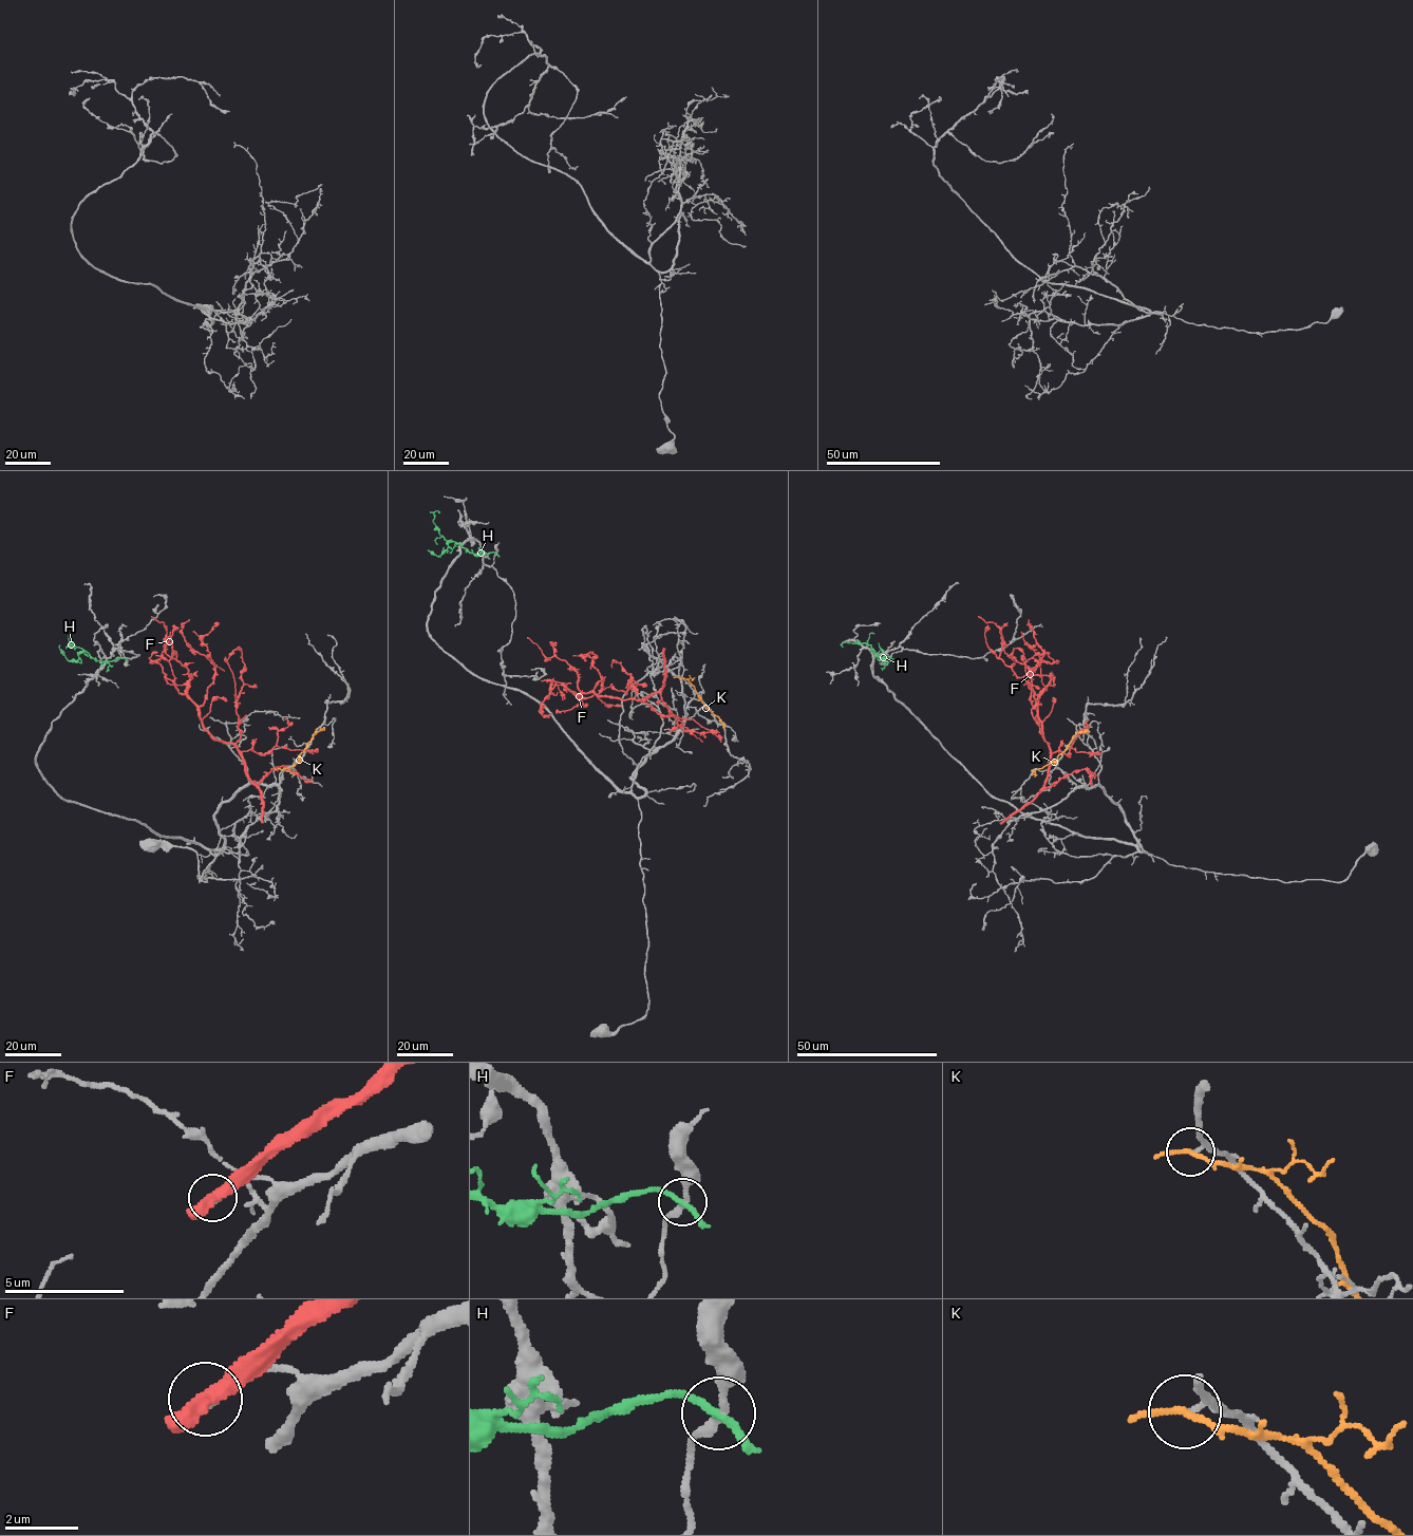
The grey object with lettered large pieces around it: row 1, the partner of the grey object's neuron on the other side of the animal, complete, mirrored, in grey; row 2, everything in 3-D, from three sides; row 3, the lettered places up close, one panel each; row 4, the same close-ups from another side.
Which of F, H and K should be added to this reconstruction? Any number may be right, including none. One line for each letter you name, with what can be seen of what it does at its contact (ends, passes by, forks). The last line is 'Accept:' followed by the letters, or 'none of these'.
Accept: none of these

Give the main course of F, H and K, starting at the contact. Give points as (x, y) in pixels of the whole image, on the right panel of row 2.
F: (1002, 822), (1047, 779), (1050, 754), (1037, 700), (1050, 678), (1018, 677), (999, 657), (1000, 630), (978, 616)
H: (889, 658), (883, 659), (871, 645), (864, 643), (847, 642), (841, 644), (843, 647)
K: (1032, 770), (1056, 760), (1074, 735), (1090, 732)

